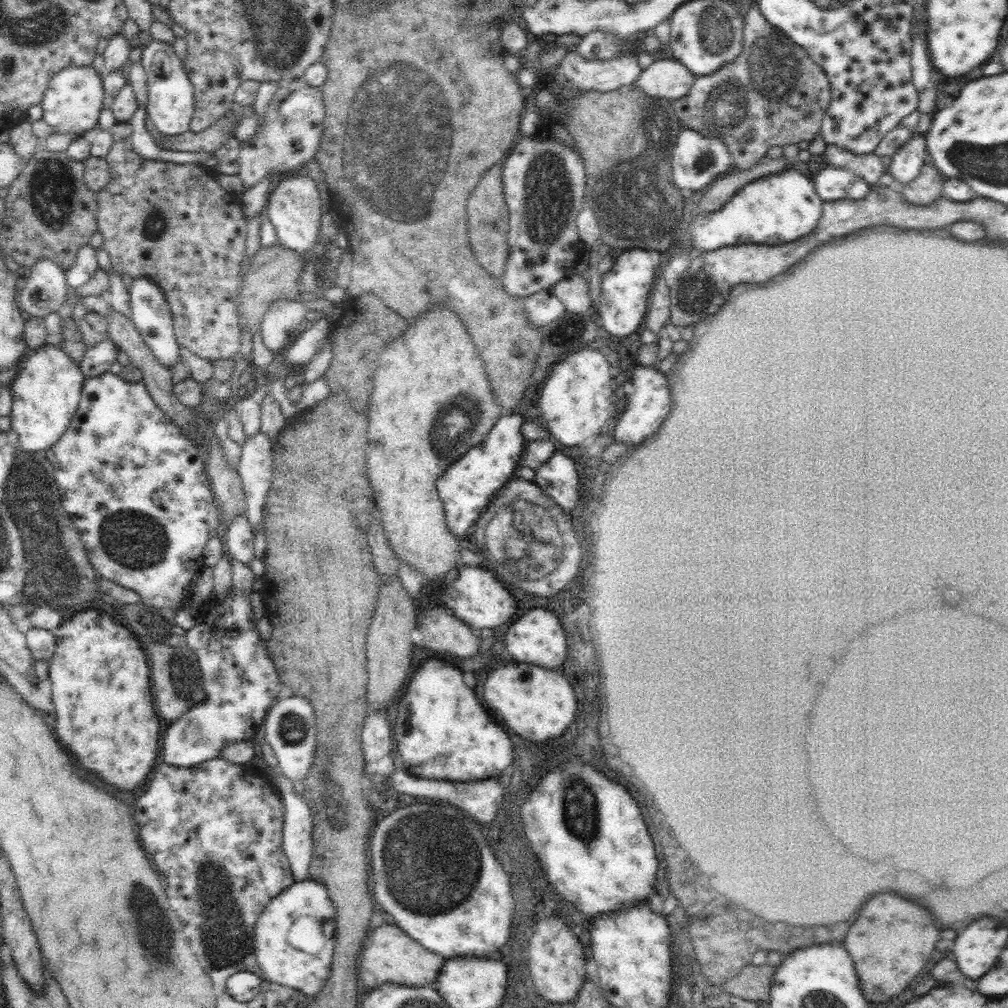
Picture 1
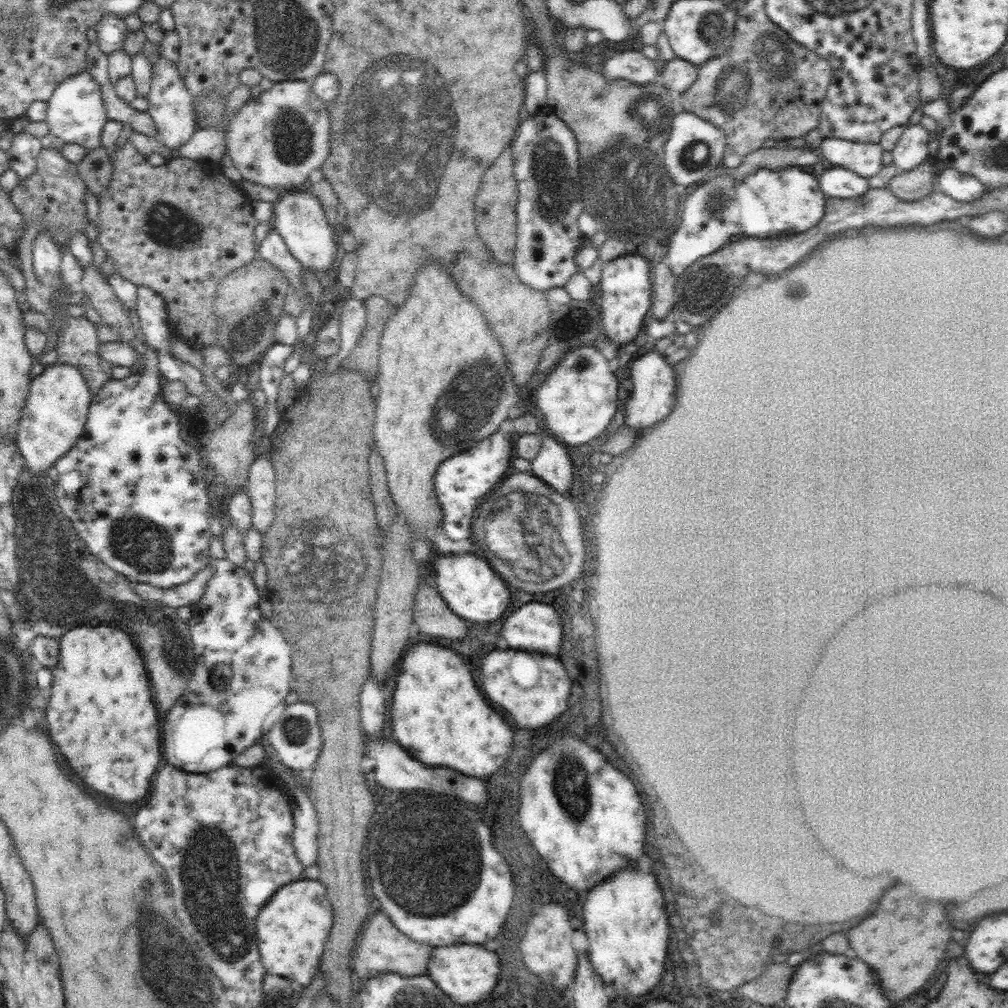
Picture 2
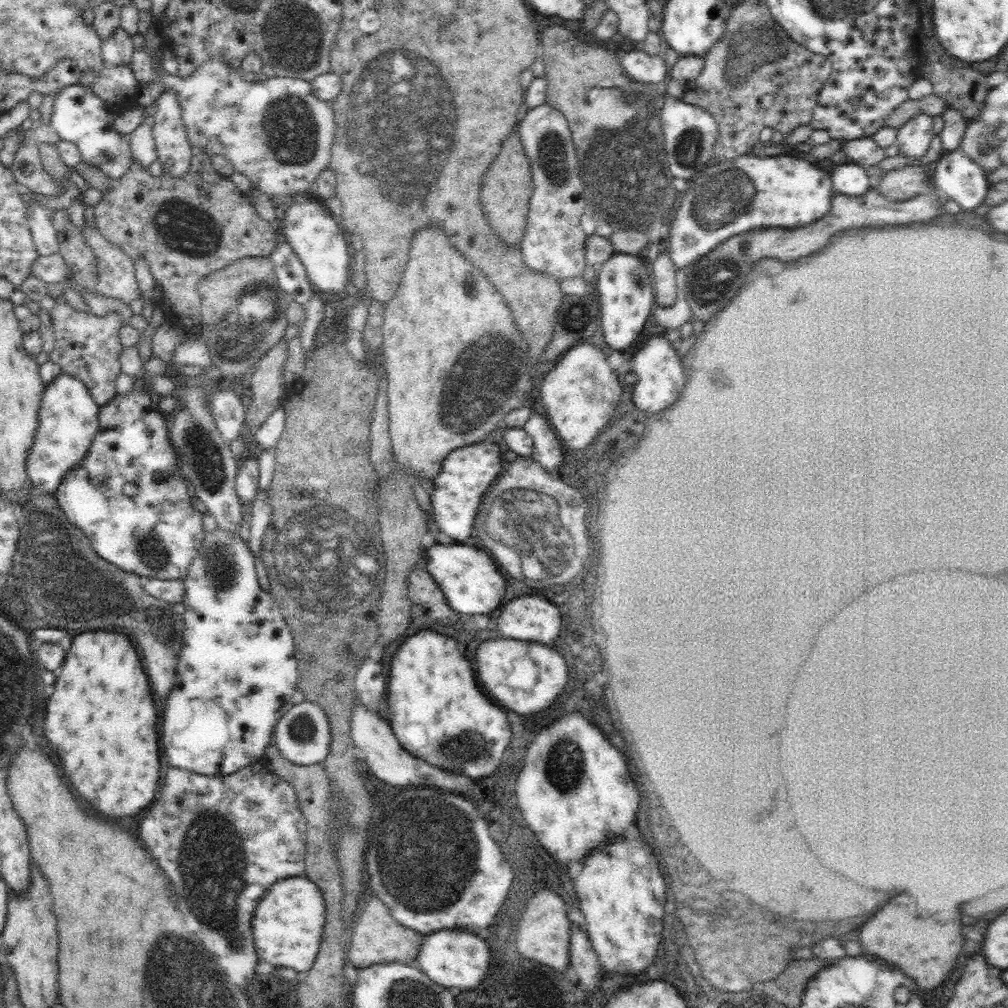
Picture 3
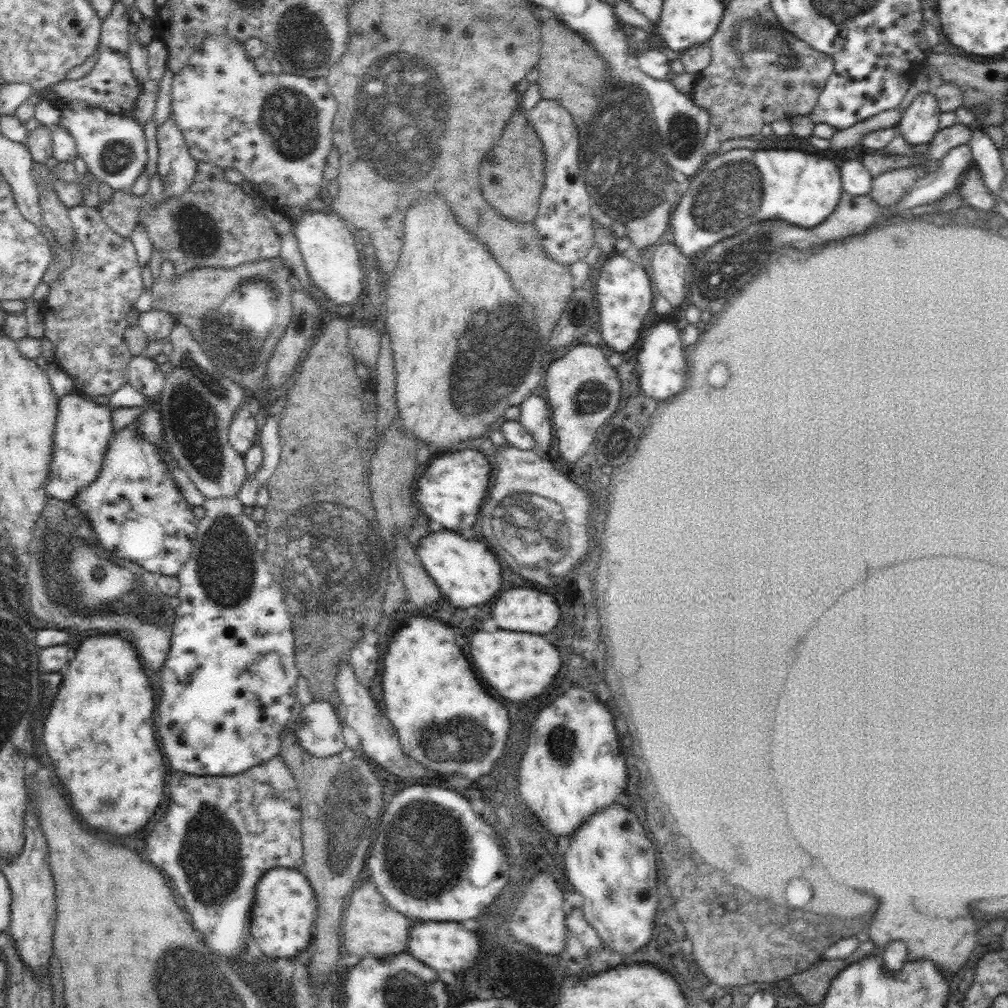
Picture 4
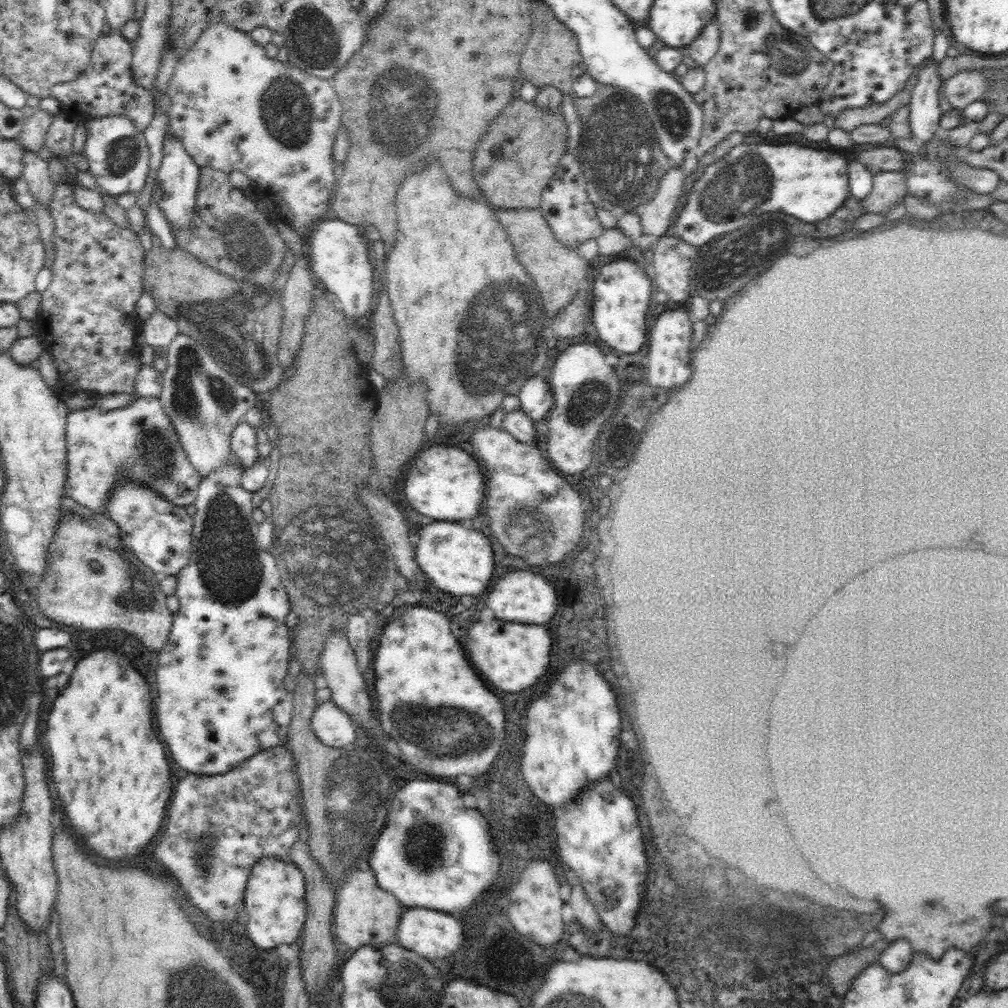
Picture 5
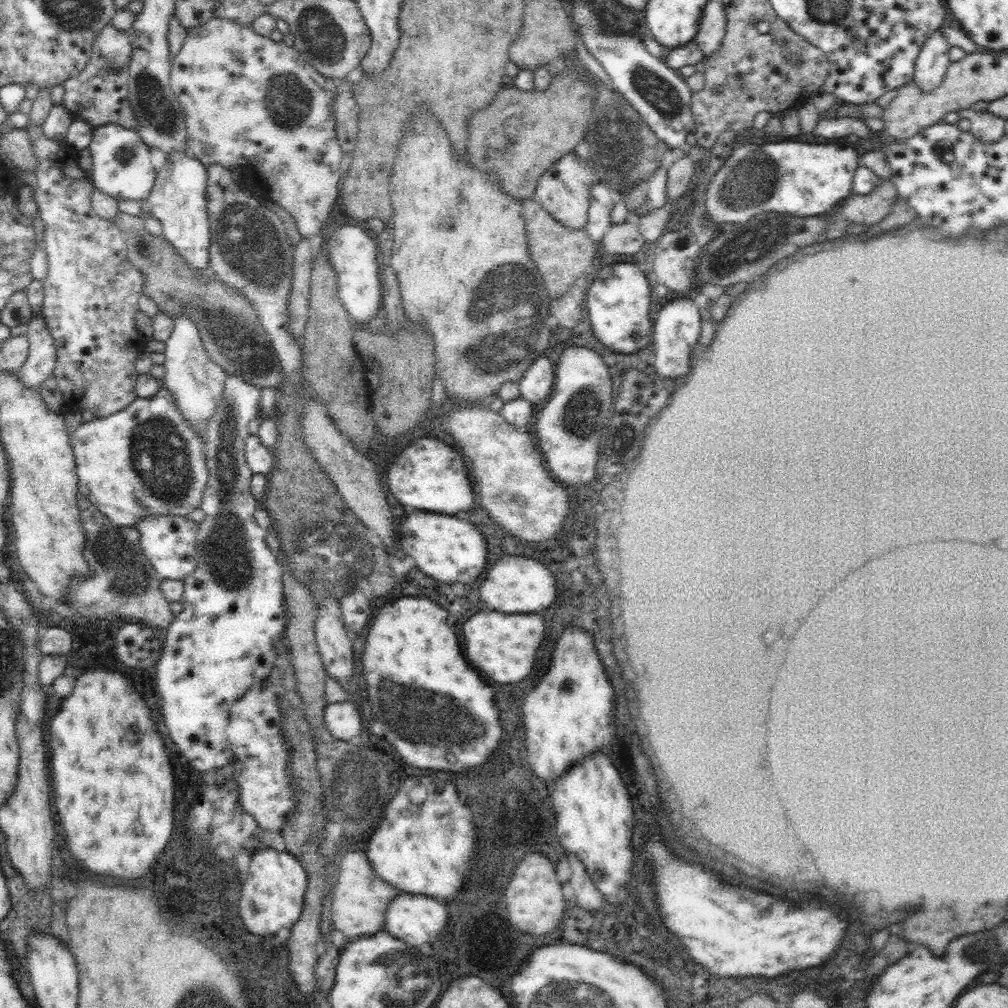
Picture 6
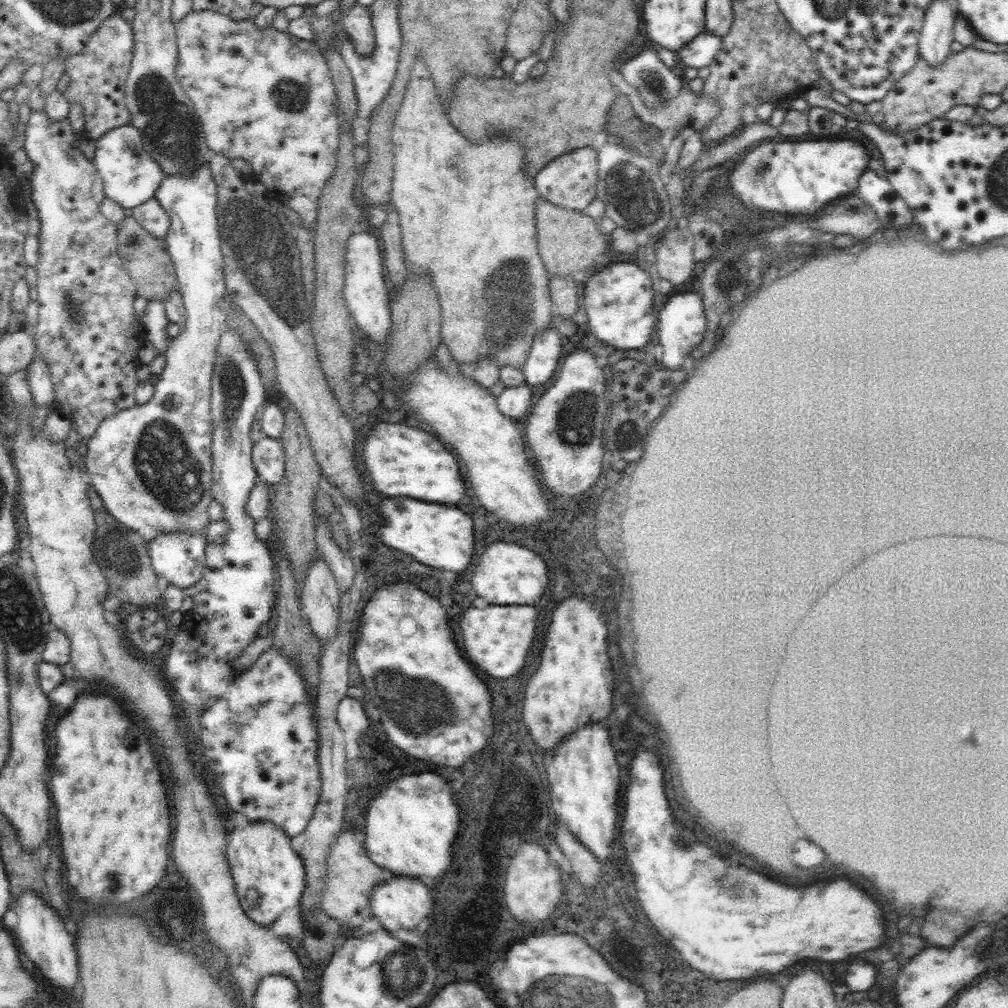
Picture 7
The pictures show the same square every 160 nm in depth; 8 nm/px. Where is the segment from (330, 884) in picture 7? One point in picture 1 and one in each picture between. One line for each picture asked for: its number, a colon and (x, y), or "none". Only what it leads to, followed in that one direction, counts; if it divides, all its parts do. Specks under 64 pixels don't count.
1: (388, 954)
2: (381, 947)
3: (375, 936)
4: (370, 926)
5: (363, 914)
6: (360, 900)

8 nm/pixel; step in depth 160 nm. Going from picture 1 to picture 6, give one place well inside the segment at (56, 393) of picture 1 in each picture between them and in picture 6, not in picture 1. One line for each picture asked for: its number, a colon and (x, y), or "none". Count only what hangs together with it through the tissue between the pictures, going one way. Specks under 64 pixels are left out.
2: (56, 409)
3: (69, 418)
4: (83, 429)
5: (138, 442)
6: (145, 460)

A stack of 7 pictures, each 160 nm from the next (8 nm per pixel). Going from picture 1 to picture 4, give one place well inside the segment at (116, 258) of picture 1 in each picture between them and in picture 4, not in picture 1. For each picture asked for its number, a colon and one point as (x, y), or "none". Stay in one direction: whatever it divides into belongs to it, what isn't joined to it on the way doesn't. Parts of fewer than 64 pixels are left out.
2: (179, 229)
3: (186, 227)
4: (214, 223)

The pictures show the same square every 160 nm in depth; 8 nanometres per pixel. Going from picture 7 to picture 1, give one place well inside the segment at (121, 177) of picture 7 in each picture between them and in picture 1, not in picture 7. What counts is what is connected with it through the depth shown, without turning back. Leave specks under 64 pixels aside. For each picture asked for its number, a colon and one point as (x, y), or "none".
1: (73, 100)
2: (75, 112)
3: (79, 115)
4: (113, 146)
5: (117, 152)
6: (121, 168)

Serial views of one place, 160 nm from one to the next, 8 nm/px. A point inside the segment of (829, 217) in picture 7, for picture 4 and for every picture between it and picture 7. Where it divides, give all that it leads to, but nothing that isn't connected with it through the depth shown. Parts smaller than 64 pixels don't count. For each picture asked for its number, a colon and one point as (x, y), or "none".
4: (890, 187)
5: (889, 188)
6: (863, 210)

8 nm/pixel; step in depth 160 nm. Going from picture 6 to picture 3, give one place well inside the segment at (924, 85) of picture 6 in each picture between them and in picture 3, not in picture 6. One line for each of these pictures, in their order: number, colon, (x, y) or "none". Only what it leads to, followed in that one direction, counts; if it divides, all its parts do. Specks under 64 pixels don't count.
3: (913, 139)
4: (919, 123)
5: (925, 111)

